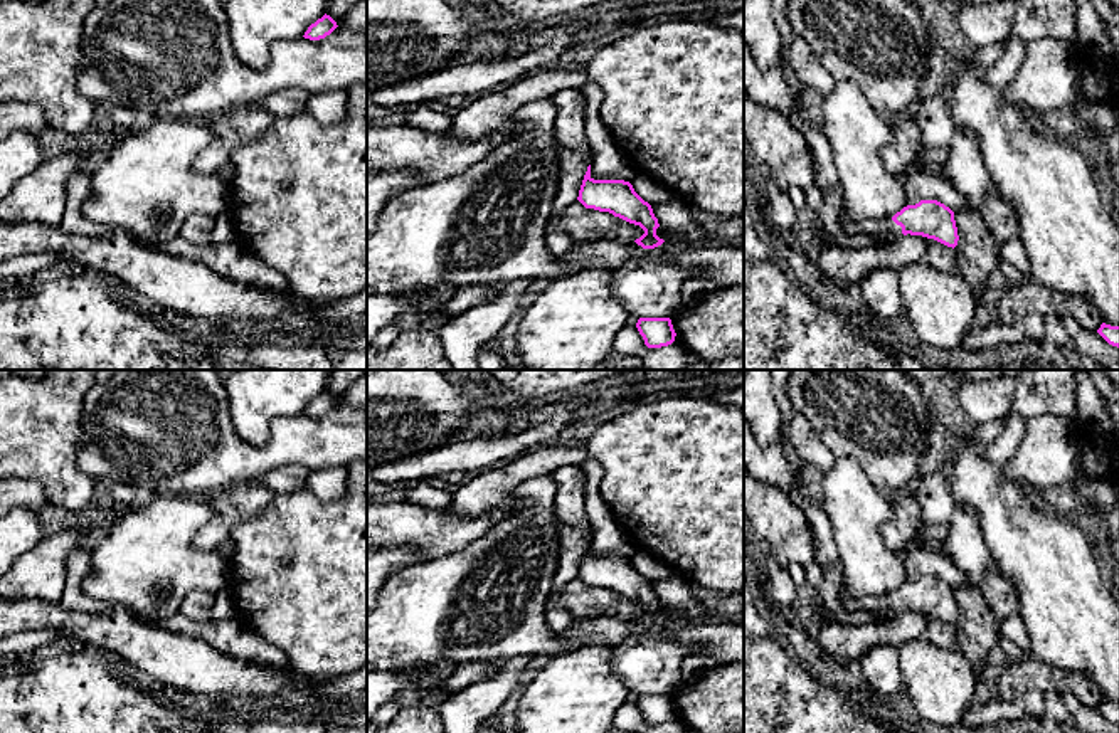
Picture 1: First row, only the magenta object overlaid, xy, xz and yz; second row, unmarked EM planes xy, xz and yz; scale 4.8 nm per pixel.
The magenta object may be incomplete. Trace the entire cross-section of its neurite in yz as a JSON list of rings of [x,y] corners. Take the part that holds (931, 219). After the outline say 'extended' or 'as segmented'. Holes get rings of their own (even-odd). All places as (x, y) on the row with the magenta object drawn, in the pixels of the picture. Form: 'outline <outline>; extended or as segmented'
outline [[[920,200],[915,205],[904,207],[892,219],[878,222],[856,222],[850,219],[841,202],[840,222],[848,234],[883,232],[888,235],[887,244],[907,234],[934,239],[952,249],[959,240],[954,212],[937,200]]]; extended

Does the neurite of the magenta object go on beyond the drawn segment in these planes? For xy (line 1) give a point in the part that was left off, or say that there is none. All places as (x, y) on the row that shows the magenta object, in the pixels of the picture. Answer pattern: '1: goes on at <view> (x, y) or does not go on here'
1: does not go on here

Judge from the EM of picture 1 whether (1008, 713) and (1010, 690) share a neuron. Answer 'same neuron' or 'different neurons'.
different neurons

